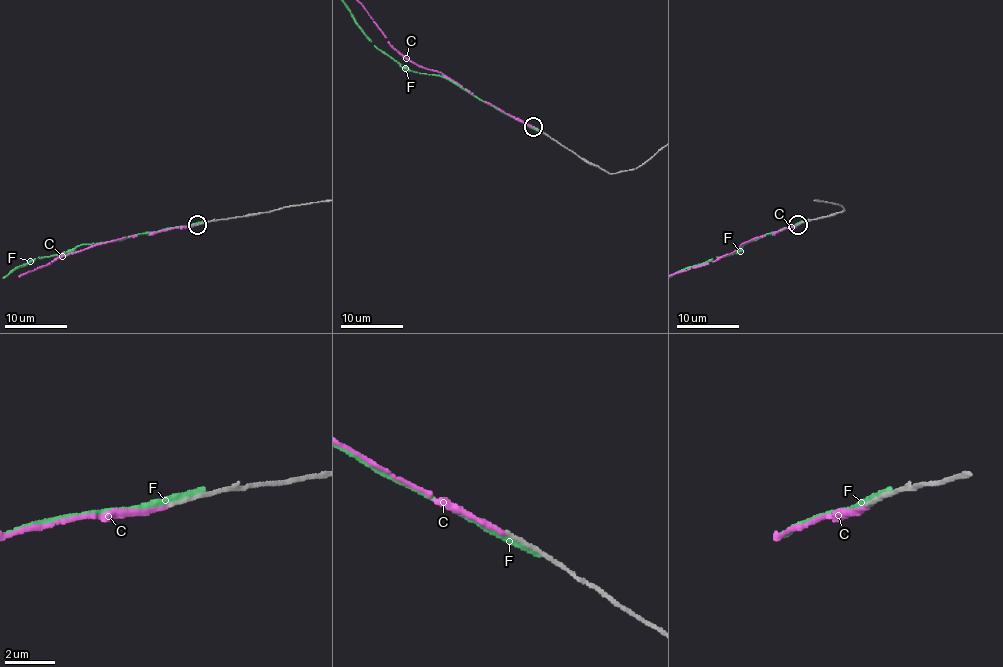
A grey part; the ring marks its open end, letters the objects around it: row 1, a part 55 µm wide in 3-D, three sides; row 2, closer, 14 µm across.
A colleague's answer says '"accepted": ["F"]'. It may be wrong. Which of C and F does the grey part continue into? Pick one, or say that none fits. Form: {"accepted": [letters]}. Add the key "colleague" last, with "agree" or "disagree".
{"accepted": [], "colleague": "disagree"}

